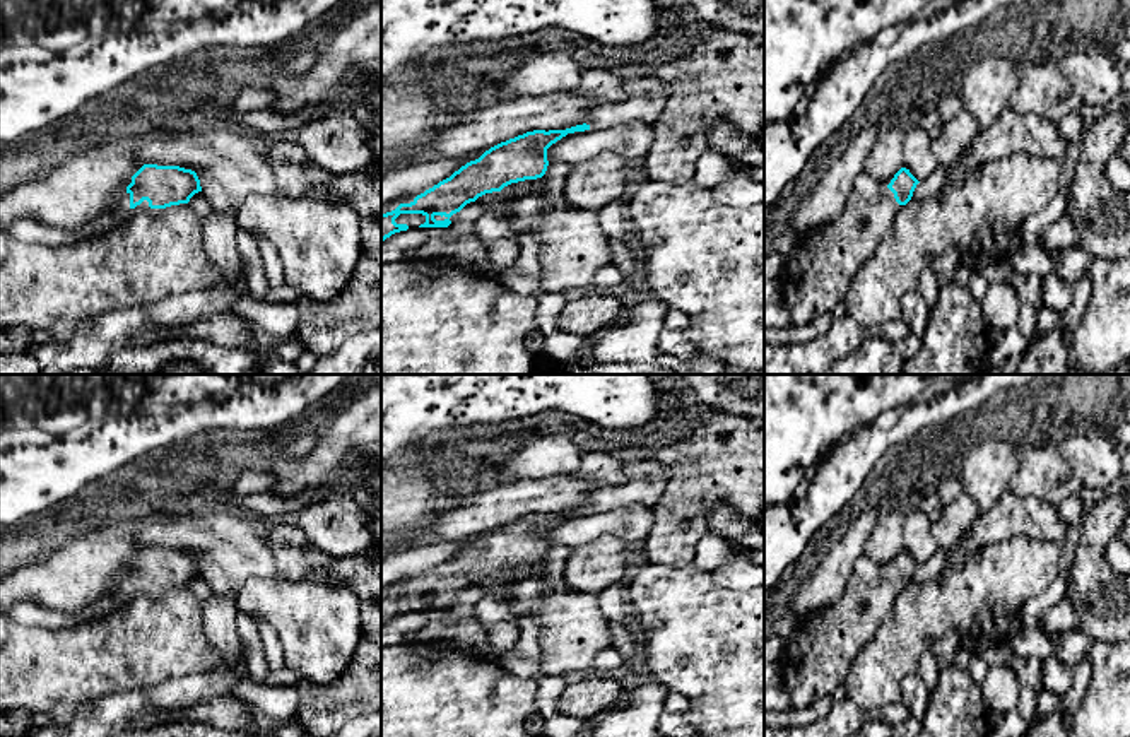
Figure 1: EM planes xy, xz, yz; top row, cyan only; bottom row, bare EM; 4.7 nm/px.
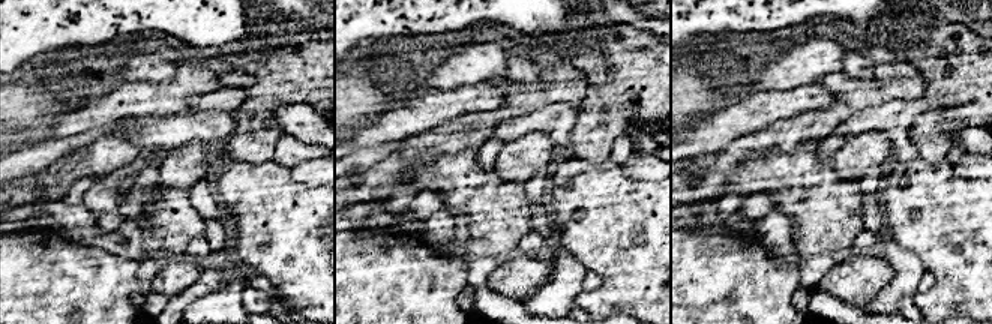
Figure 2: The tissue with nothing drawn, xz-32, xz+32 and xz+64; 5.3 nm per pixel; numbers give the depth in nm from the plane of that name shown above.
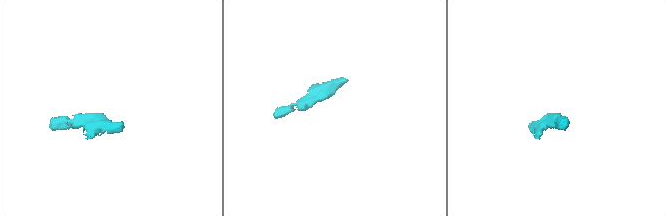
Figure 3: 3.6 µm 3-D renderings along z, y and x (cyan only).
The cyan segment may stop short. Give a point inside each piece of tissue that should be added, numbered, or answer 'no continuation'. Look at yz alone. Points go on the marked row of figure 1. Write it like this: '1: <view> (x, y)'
1: yz (811, 279)

